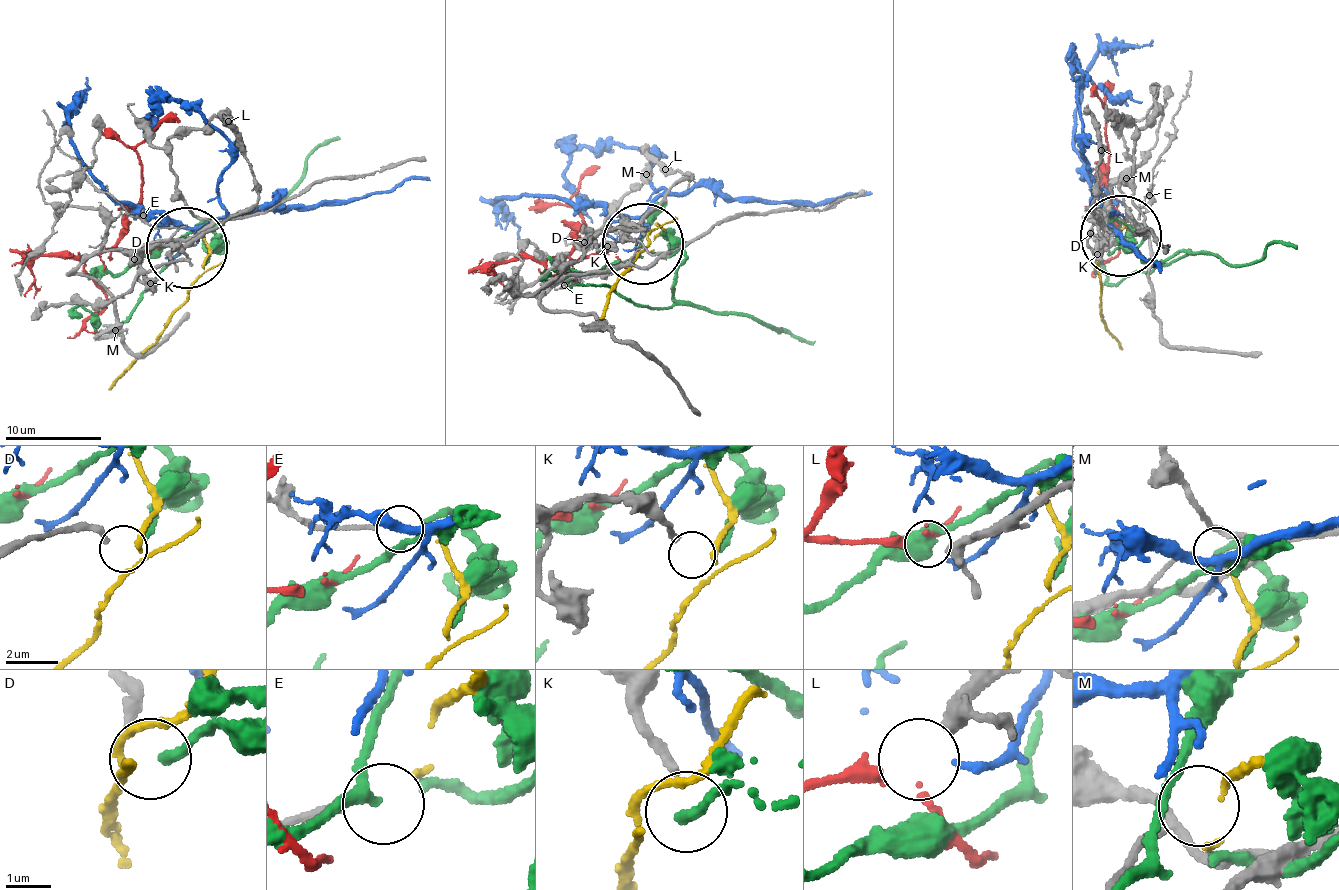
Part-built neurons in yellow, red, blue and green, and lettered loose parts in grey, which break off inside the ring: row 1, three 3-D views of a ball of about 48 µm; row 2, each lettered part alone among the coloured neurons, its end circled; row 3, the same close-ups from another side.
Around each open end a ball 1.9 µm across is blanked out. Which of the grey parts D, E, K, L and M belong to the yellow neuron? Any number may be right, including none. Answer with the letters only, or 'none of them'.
E

